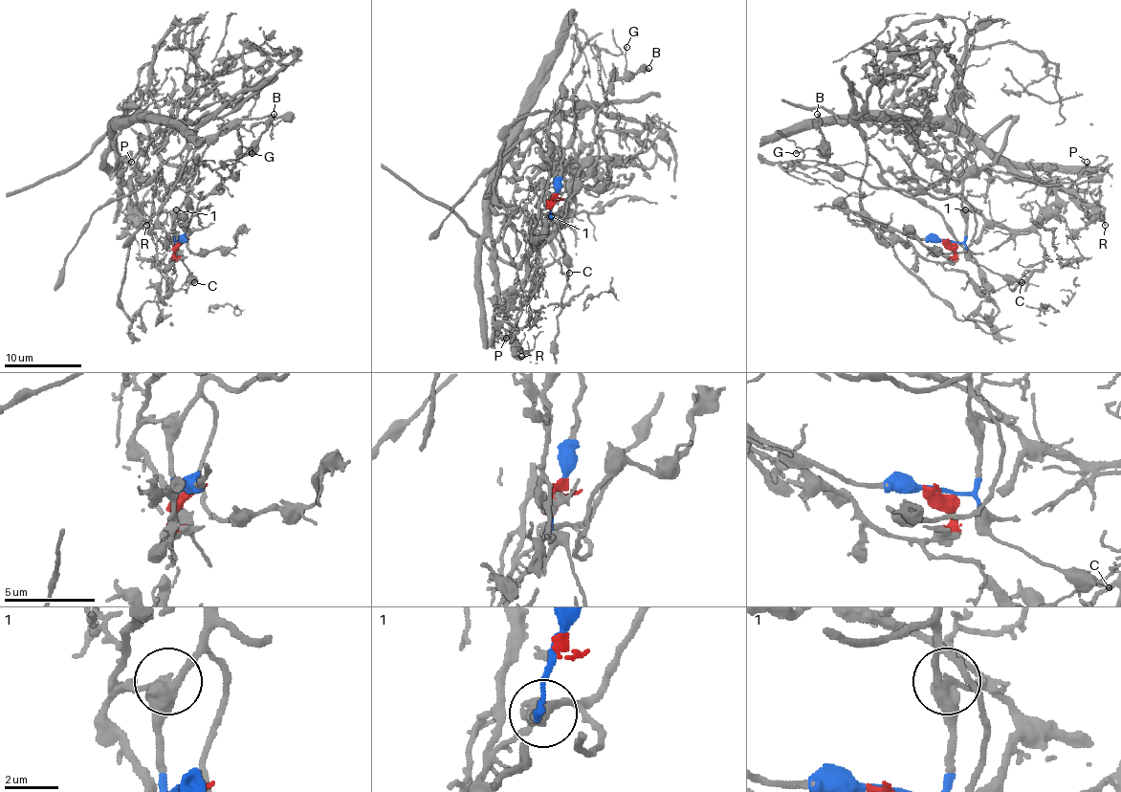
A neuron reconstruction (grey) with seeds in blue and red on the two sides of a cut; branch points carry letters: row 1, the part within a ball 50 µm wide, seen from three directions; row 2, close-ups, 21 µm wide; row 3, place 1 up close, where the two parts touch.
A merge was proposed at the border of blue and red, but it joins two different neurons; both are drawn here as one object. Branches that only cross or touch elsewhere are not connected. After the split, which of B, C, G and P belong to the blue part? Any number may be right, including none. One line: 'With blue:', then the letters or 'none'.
With blue: B, C, G

